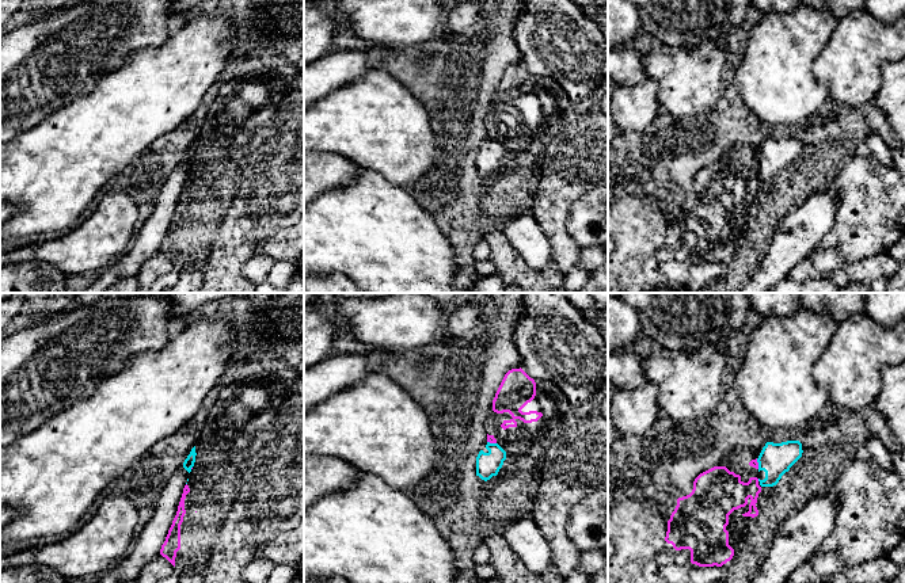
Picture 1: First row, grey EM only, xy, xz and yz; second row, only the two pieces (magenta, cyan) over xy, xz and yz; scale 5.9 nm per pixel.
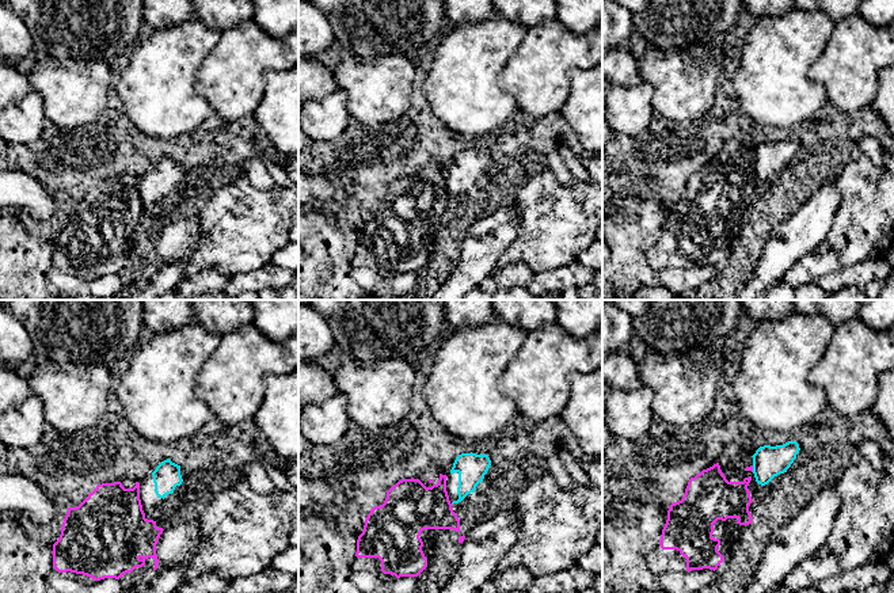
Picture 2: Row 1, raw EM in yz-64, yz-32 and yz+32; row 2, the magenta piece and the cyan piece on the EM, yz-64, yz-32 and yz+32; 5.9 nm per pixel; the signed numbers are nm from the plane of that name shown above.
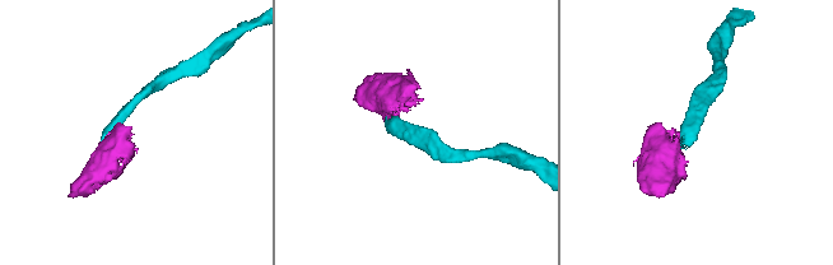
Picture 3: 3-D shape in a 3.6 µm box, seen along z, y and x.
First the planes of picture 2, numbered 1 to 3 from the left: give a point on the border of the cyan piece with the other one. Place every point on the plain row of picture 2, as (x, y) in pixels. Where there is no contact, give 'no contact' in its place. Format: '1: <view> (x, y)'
1: no contact
2: no contact
3: yz+32 (752, 164)

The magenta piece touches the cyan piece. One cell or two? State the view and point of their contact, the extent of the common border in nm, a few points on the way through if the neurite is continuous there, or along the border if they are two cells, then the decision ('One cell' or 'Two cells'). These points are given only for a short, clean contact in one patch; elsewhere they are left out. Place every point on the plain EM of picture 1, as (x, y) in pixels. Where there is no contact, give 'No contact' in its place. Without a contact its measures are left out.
Touches magenta at yz (757, 160). Shared border 70 nm. Boundary: yz (756, 155), (759, 164). Two cells

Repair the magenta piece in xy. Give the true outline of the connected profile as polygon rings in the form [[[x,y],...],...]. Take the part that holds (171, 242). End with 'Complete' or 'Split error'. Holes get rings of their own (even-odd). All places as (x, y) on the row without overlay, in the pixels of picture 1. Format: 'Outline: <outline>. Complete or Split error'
Outline: [[[186,180],[183,184],[183,190],[178,202],[176,212],[172,217],[172,221],[168,226],[164,240],[161,241],[160,251],[166,254],[175,263],[176,248],[180,245],[180,221],[183,218],[183,213],[186,210],[185,206],[185,195],[190,188],[189,182]]]. Complete

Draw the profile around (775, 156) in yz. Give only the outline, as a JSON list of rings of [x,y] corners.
[[[799,137],[767,138],[757,155],[760,182],[776,182],[782,172],[802,153],[802,149]]]

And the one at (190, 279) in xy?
[[[195,267],[179,268],[179,278],[176,283],[166,293],[194,293],[204,282],[201,270]]]

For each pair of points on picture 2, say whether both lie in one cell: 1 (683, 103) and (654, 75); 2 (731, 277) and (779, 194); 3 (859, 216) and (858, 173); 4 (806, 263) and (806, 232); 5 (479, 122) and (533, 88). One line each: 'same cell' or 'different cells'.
1: same cell
2: same cell
3: same cell
4: different cells
5: different cells

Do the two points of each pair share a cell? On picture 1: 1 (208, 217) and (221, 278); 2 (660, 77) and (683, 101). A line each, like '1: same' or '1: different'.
1: same
2: same

